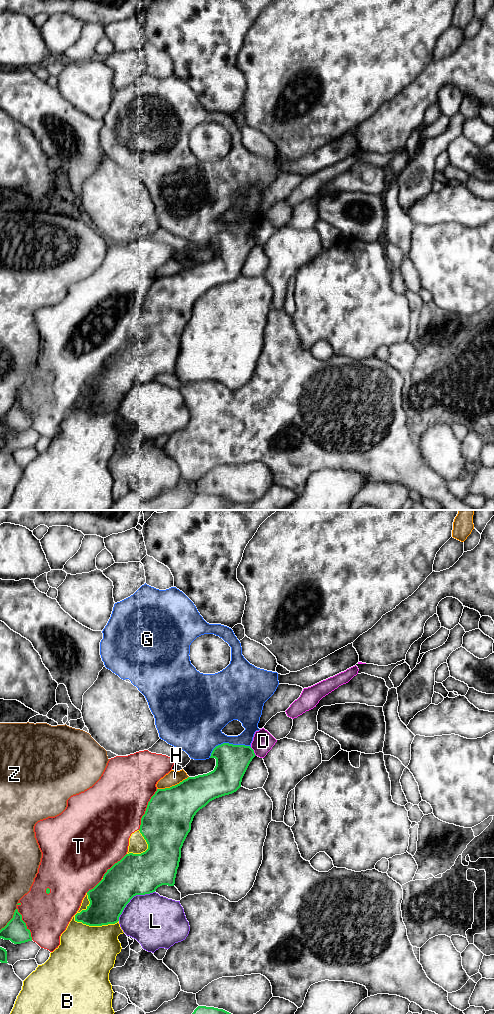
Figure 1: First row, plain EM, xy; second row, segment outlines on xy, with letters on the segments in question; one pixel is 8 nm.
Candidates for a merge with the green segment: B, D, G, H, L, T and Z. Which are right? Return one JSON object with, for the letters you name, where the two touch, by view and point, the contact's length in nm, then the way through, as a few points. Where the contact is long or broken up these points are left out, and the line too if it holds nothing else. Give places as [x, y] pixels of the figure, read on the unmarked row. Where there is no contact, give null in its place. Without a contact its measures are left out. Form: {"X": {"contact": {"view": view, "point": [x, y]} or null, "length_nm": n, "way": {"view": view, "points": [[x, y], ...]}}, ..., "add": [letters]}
{"add": []}

